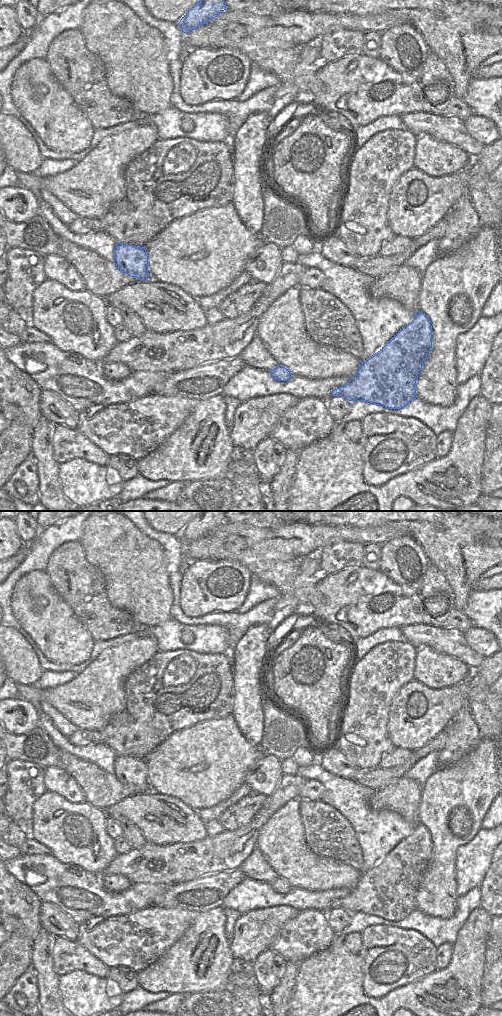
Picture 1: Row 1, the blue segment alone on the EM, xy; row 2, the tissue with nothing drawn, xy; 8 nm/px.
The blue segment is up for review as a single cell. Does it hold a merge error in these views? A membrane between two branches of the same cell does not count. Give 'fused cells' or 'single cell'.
single cell

